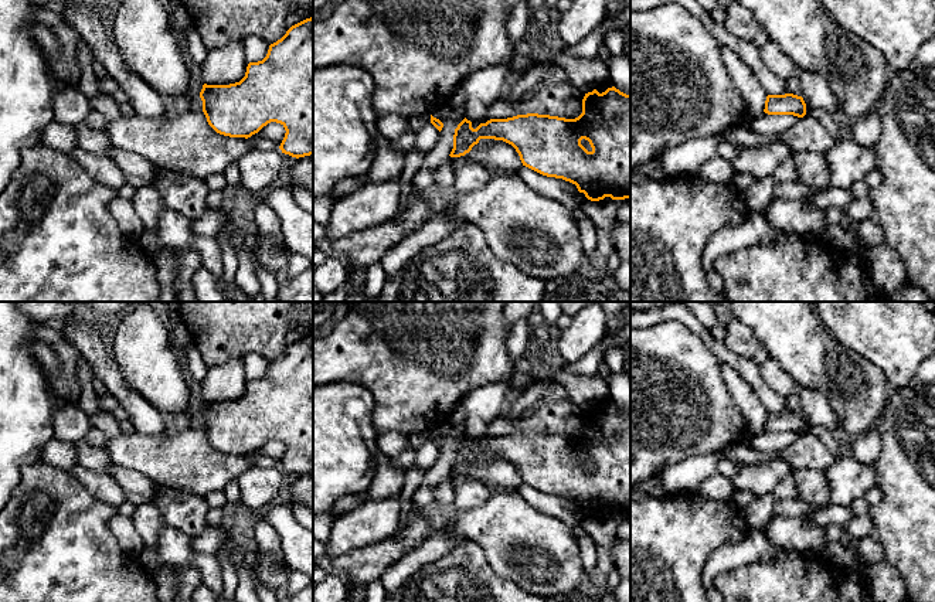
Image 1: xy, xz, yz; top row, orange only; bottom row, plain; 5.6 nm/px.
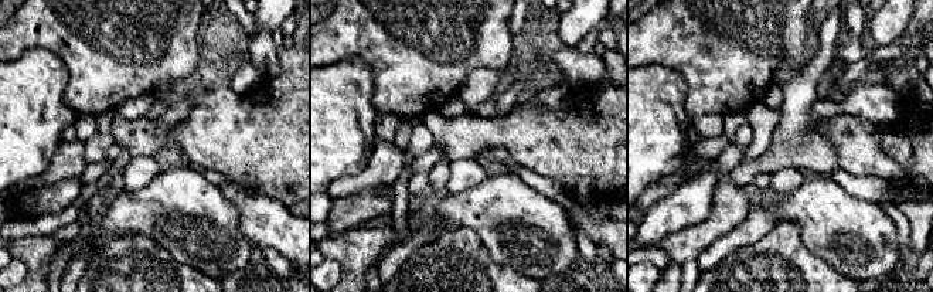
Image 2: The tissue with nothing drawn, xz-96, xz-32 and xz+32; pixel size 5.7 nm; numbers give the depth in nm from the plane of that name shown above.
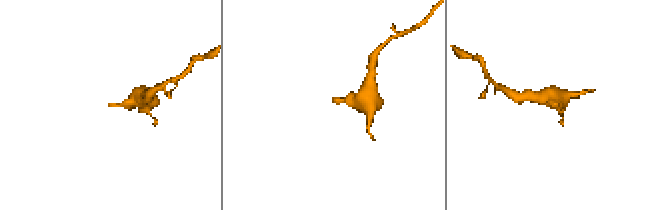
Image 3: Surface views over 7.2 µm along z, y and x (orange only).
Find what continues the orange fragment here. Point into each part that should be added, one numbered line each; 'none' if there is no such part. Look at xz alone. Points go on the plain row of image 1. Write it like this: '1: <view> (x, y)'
none

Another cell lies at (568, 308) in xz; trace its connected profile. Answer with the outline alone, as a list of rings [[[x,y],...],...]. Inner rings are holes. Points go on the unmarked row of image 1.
[[[558,302],[562,313],[568,314],[568,316],[574,316],[577,314],[579,310],[592,306],[595,303],[599,302]]]

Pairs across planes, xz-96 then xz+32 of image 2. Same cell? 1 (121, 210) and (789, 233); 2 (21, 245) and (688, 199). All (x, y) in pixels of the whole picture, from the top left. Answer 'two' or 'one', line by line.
1: two
2: two

